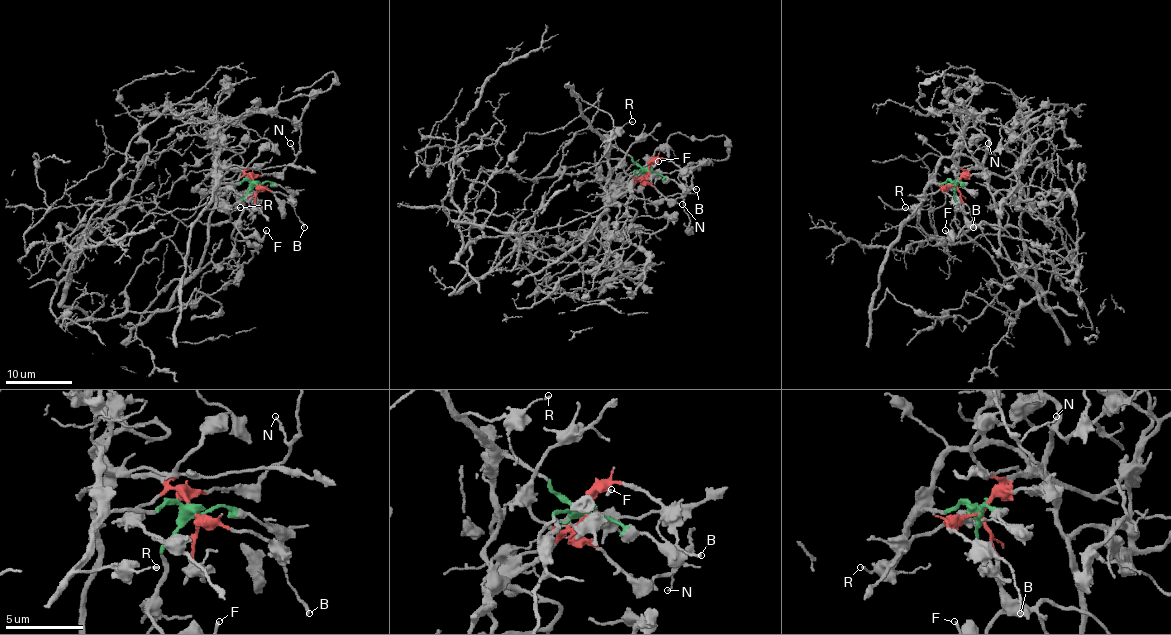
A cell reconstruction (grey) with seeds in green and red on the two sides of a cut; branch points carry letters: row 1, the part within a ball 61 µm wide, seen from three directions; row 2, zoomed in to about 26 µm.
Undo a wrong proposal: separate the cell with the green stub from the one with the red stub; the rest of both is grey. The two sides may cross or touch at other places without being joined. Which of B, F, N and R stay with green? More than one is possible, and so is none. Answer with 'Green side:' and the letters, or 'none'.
Green side: F, R

